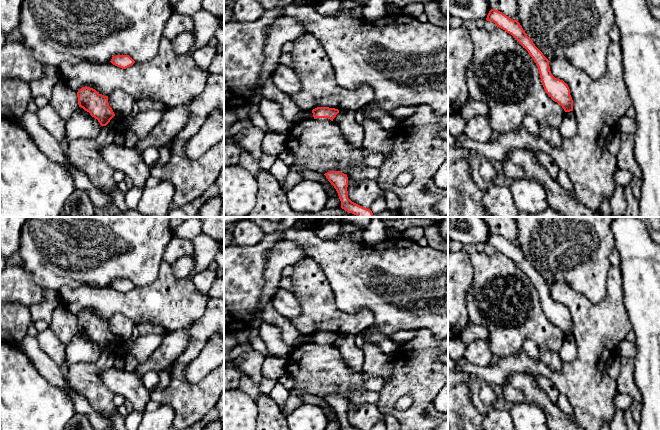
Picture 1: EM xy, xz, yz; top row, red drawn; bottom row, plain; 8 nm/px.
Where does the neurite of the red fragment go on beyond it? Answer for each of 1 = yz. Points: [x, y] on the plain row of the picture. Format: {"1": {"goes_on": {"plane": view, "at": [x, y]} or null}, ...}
{"1": {"goes_on": null}}

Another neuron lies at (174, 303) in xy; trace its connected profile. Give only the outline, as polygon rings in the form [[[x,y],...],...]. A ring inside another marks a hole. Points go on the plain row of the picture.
[[[163,261],[157,279],[145,287],[135,286],[132,290],[122,293],[111,286],[99,288],[92,286],[61,287],[59,289],[62,307],[75,316],[82,311],[95,313],[99,318],[108,320],[115,314],[121,314],[135,324],[159,324],[168,333],[193,325],[204,314],[209,296],[199,292],[188,277],[176,277],[173,265]]]

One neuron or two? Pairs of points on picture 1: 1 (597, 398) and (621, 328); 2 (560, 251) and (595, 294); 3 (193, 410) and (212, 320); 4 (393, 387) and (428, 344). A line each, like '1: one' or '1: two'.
1: one
2: one
3: one
4: one

